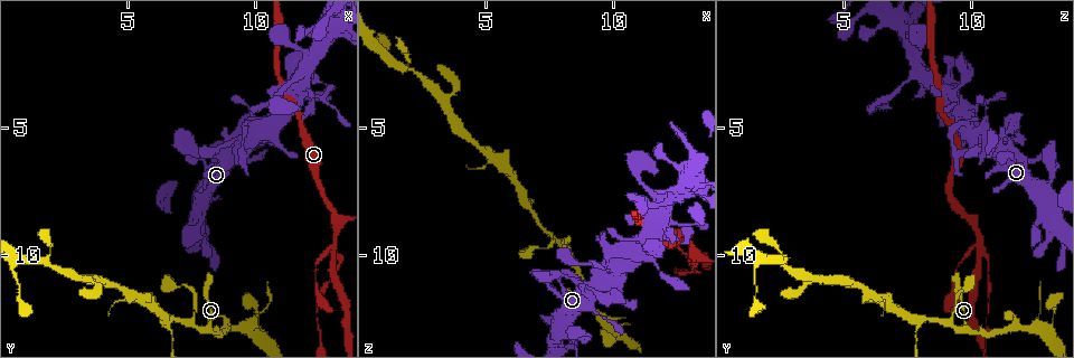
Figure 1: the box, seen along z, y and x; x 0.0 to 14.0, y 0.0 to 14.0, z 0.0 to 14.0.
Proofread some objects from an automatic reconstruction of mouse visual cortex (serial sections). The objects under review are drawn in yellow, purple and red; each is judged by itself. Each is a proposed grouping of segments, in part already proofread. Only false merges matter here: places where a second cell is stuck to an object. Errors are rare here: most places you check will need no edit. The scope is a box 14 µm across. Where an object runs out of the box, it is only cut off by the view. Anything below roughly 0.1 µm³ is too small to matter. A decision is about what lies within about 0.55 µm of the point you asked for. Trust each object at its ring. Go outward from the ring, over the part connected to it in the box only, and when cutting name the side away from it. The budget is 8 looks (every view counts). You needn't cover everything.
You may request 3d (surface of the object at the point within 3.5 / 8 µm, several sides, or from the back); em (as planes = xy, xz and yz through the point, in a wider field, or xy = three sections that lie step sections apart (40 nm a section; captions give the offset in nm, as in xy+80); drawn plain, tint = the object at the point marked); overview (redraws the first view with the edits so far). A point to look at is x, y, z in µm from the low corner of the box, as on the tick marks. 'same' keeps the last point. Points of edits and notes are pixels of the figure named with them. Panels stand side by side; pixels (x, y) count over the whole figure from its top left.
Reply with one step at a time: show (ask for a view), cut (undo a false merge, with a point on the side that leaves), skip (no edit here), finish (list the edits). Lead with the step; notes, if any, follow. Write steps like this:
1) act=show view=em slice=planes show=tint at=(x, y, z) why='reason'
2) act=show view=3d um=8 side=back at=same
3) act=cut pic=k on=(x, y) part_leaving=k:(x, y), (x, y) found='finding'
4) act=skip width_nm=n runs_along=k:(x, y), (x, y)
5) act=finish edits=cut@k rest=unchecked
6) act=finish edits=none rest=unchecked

act=show view=3d um=3.5 at=(13.1, 9.4, 10.3)

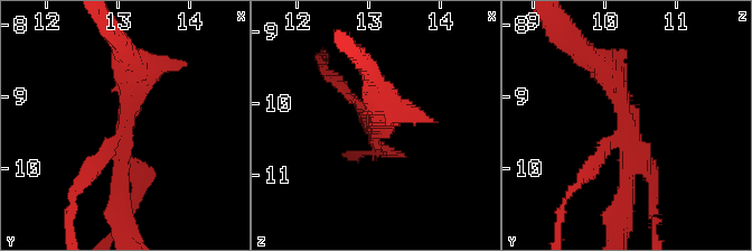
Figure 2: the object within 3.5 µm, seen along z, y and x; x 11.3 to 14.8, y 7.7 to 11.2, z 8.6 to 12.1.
act=show view=em slice=xy step=2 show=tint at=(13.15, 9.45, 10.35) arms=4 arm_widths_nm=150,200,200,350

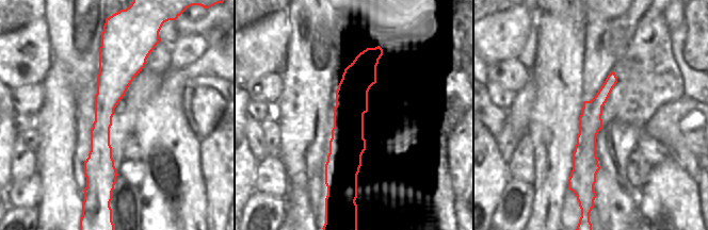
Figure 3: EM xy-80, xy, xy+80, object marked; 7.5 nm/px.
act=cut pic=2 on=(655, 221) found='two cells meet here'

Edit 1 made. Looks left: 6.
act=show view=3d um=3.5 side=back at=(7.5, 12.6, 9.2) why='a fork'

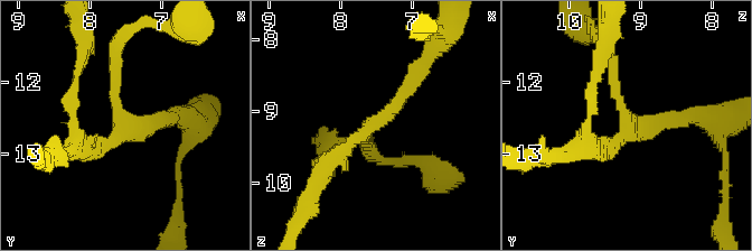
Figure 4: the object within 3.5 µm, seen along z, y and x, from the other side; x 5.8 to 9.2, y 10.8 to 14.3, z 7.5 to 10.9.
act=show view=em slice=xy step=3 show=tint at=(7.50, 12.60, 9.20) arms=3 arm_widths_nm=150,200,250 why='shape alone is not enough'

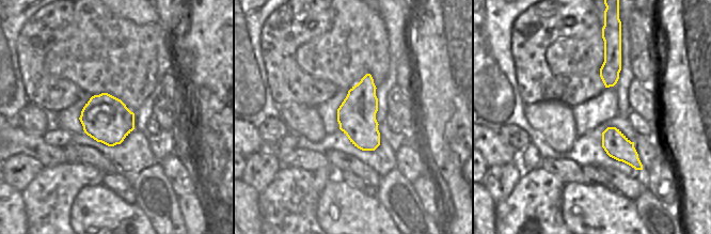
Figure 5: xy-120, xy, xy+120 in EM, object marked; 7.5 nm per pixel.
act=skip found='all the same cell'

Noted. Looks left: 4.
act=show view=3d um=8 at=(9.1, 12.8, 11.8) why='a narrow waist'

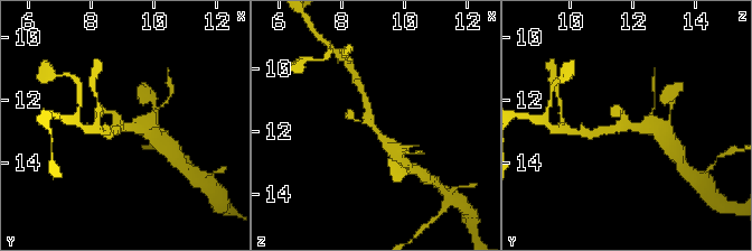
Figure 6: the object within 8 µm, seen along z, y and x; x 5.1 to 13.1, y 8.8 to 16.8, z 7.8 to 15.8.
act=show view=3d um=3.5 at=(9.0, 12.9, 11.9) why='closer look'

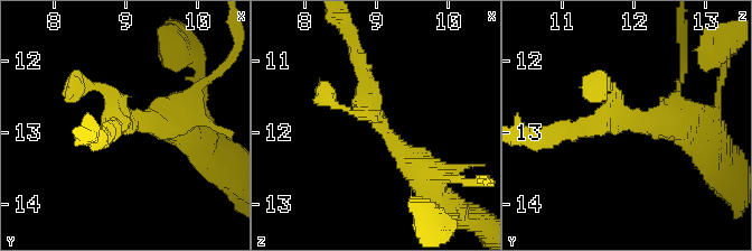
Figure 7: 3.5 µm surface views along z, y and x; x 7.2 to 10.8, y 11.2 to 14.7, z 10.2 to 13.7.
act=show view=em slice=xy step=2 show=tint at=(9.05, 12.85, 11.90) why='now the EM'

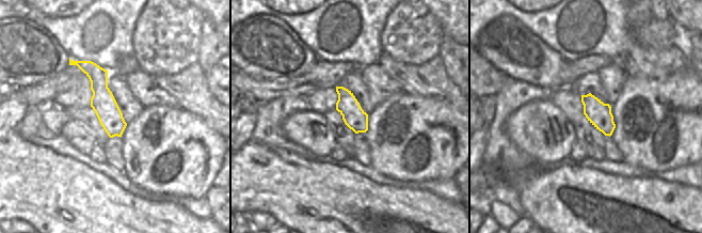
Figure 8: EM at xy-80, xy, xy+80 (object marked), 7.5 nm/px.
act=skip runs_along=7:(358, 59), (379, 126), (431, 183) found='all the same cell'

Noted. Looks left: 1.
act=finish edits=cut@2 rest=unchecked

